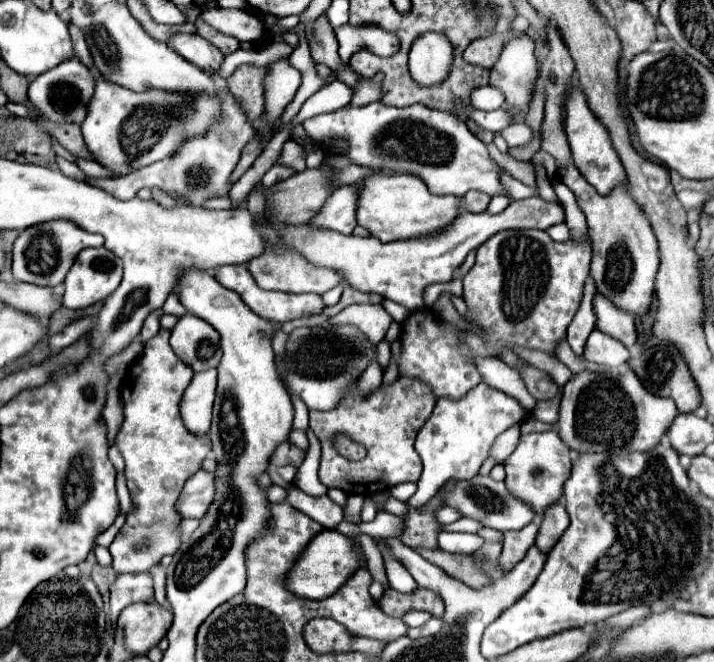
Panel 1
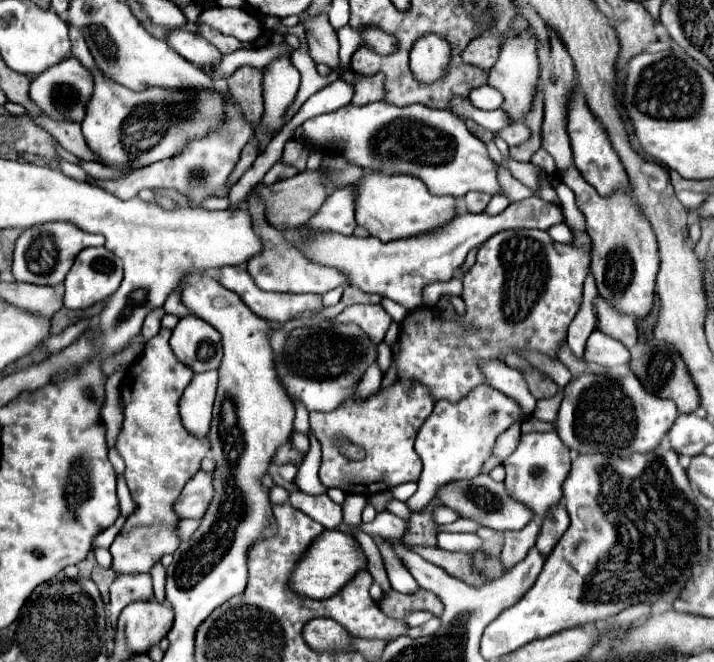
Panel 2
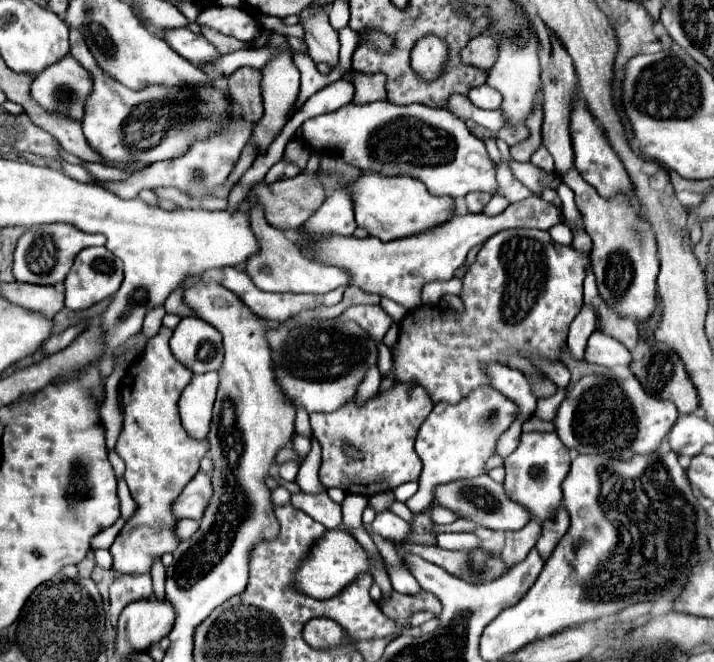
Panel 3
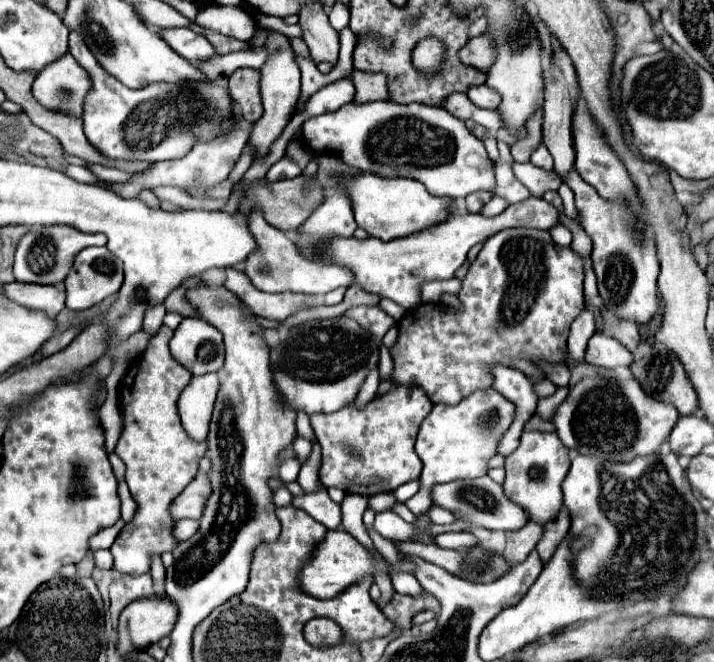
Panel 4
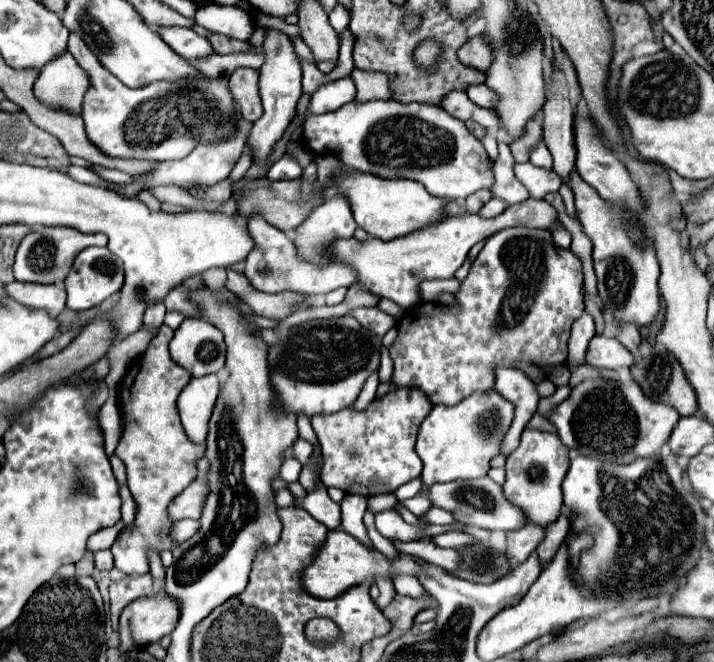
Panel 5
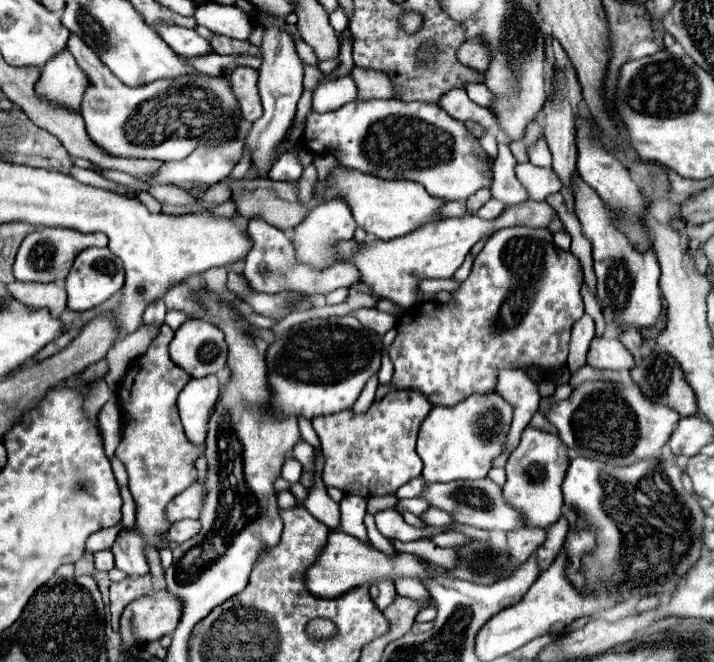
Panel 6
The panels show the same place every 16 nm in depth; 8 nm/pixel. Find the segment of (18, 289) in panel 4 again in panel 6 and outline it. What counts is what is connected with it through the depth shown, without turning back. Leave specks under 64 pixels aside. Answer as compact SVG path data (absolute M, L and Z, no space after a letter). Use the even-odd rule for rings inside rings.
M12 282L8 290L16 300L28 304L32 308L48 308L52 316L60 316L66 308L66 290L52 282L52 284L36 284L36 282Z

